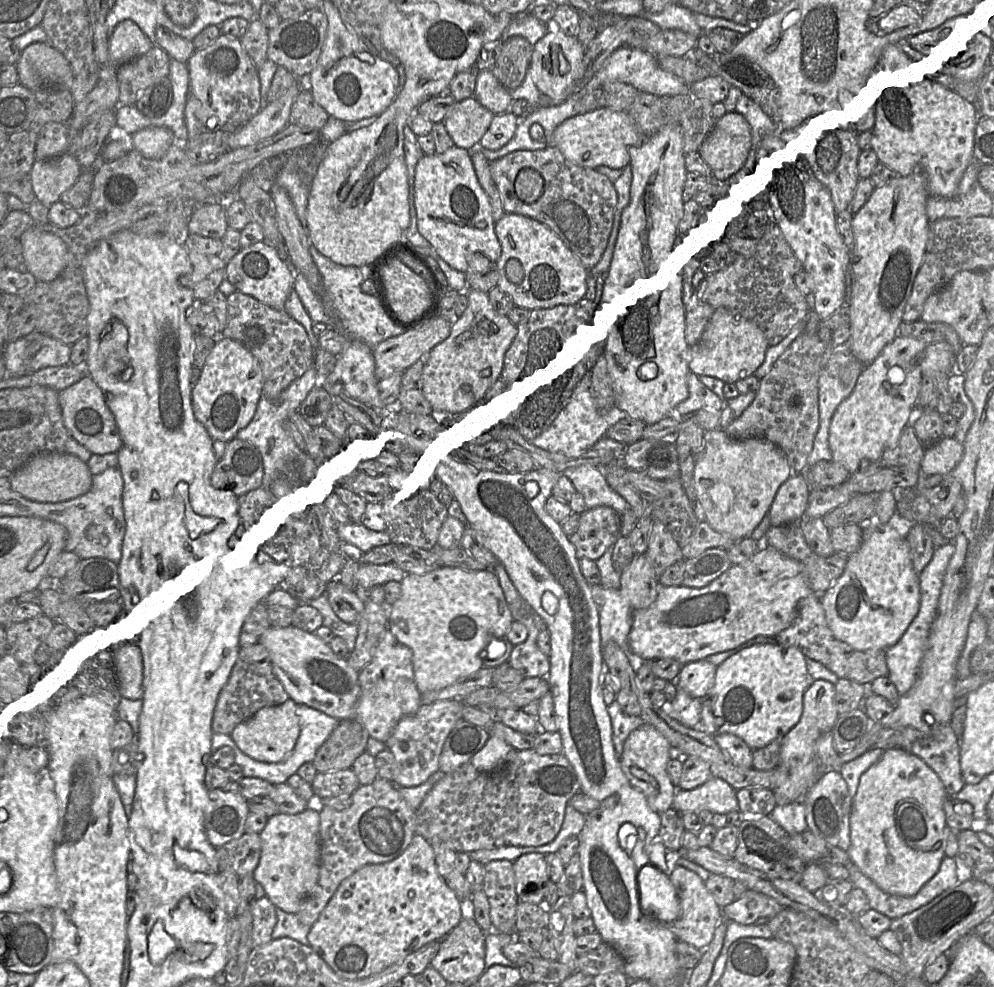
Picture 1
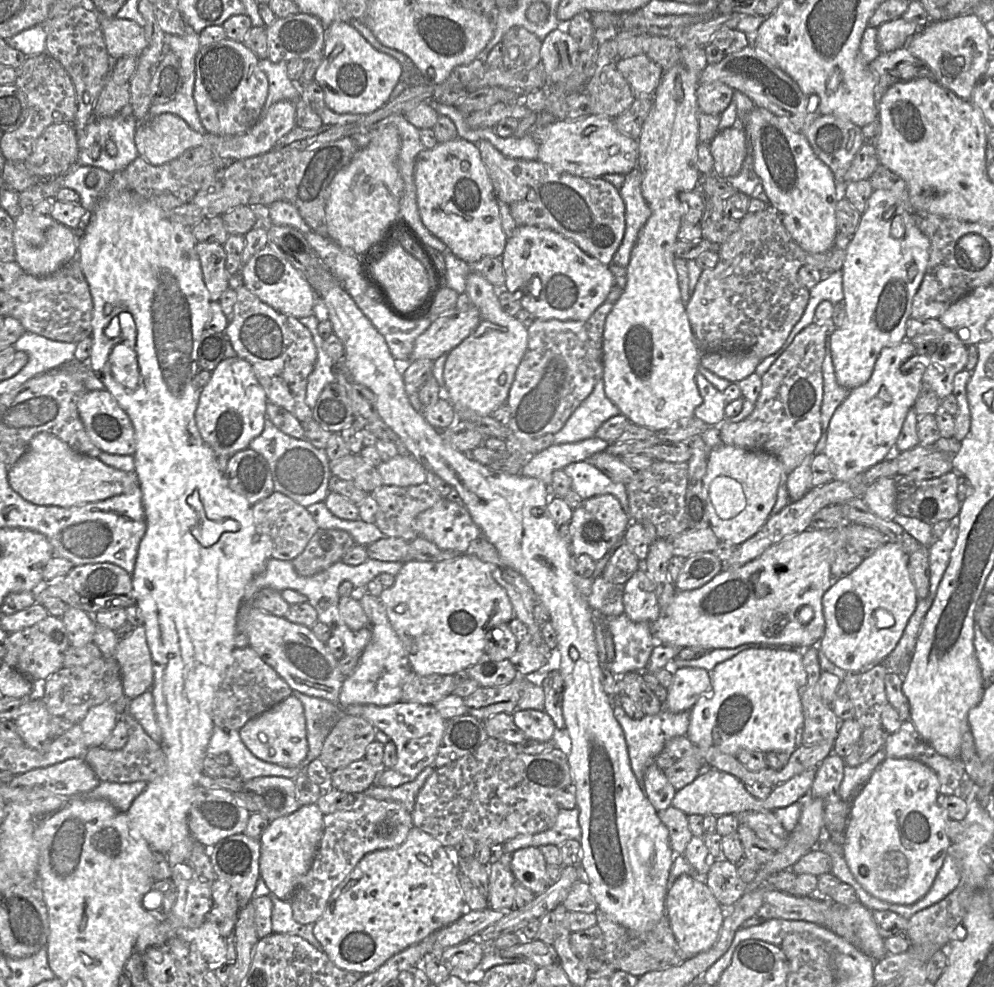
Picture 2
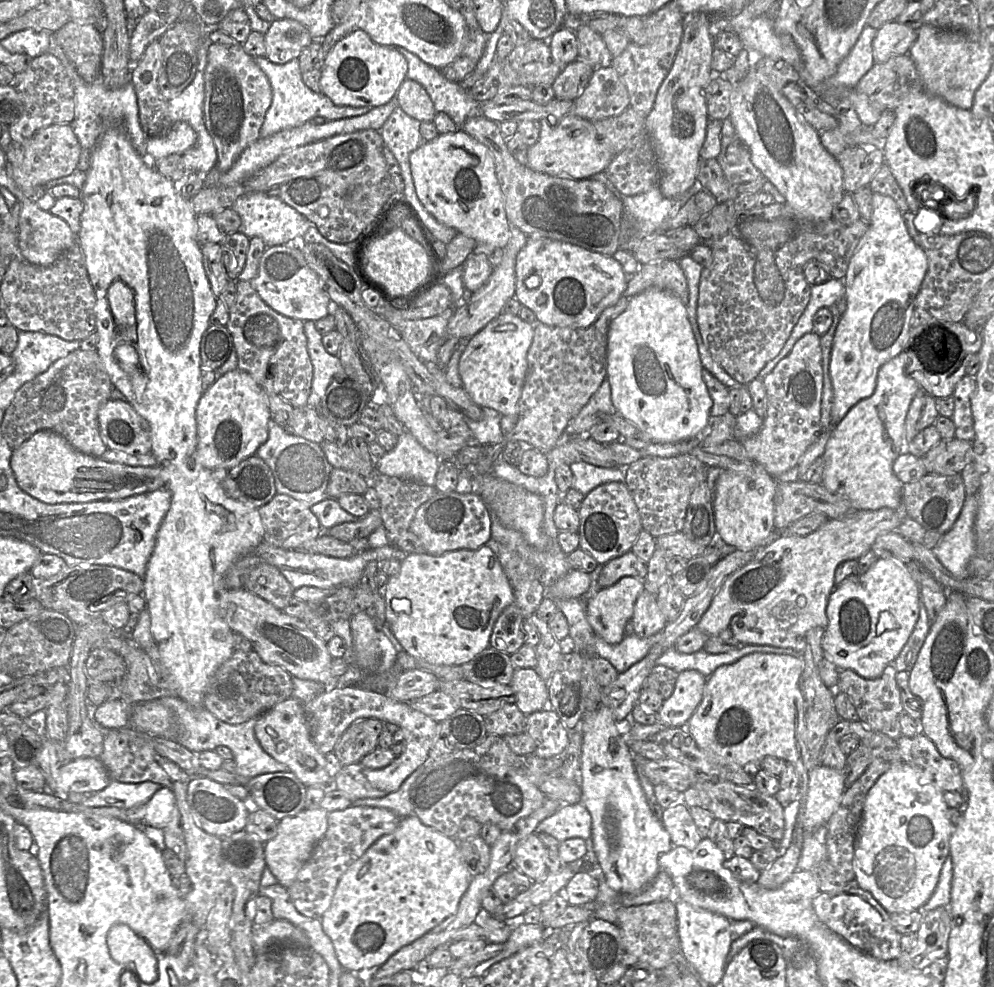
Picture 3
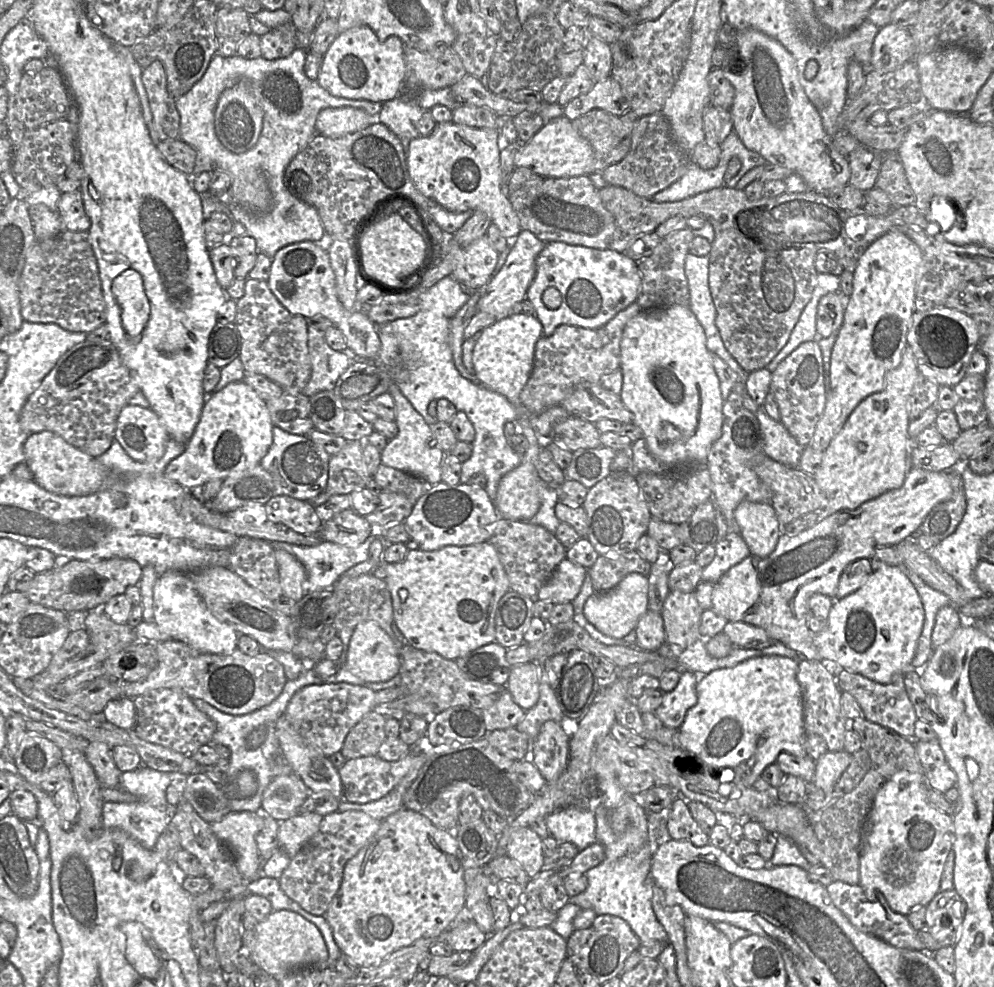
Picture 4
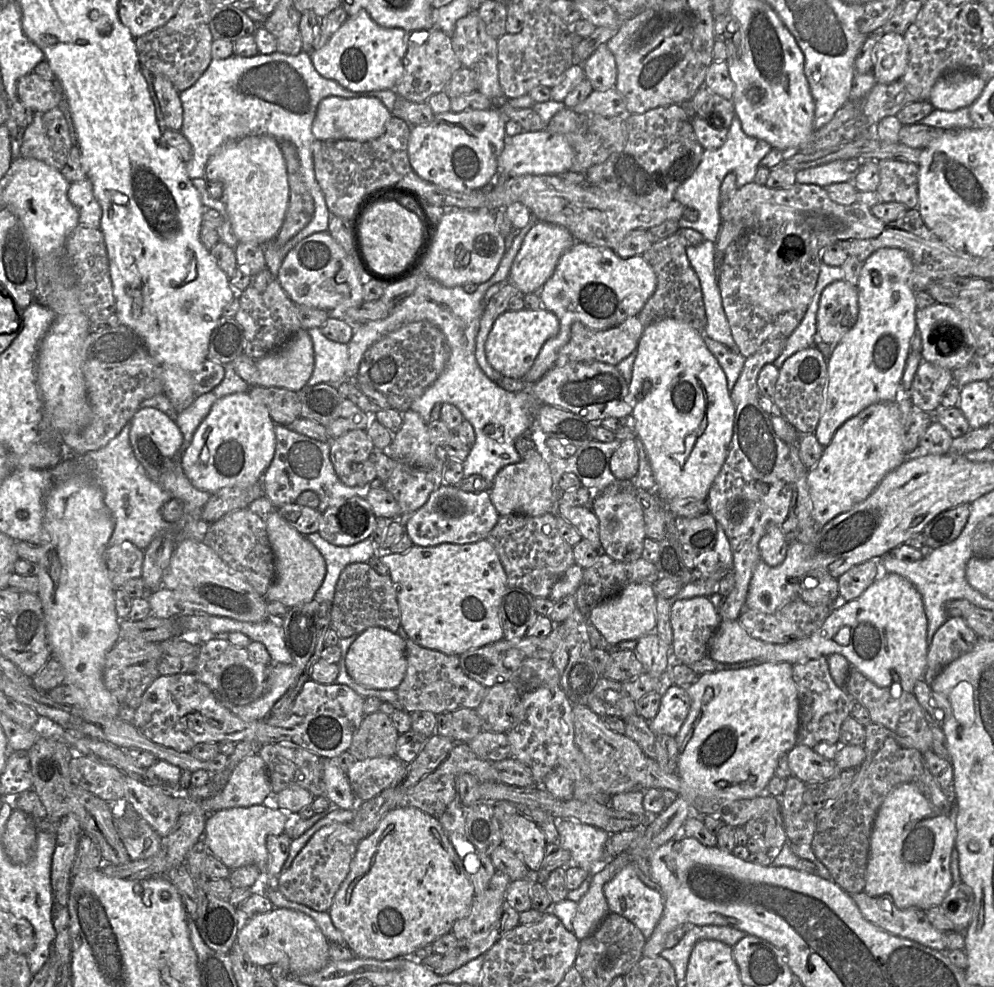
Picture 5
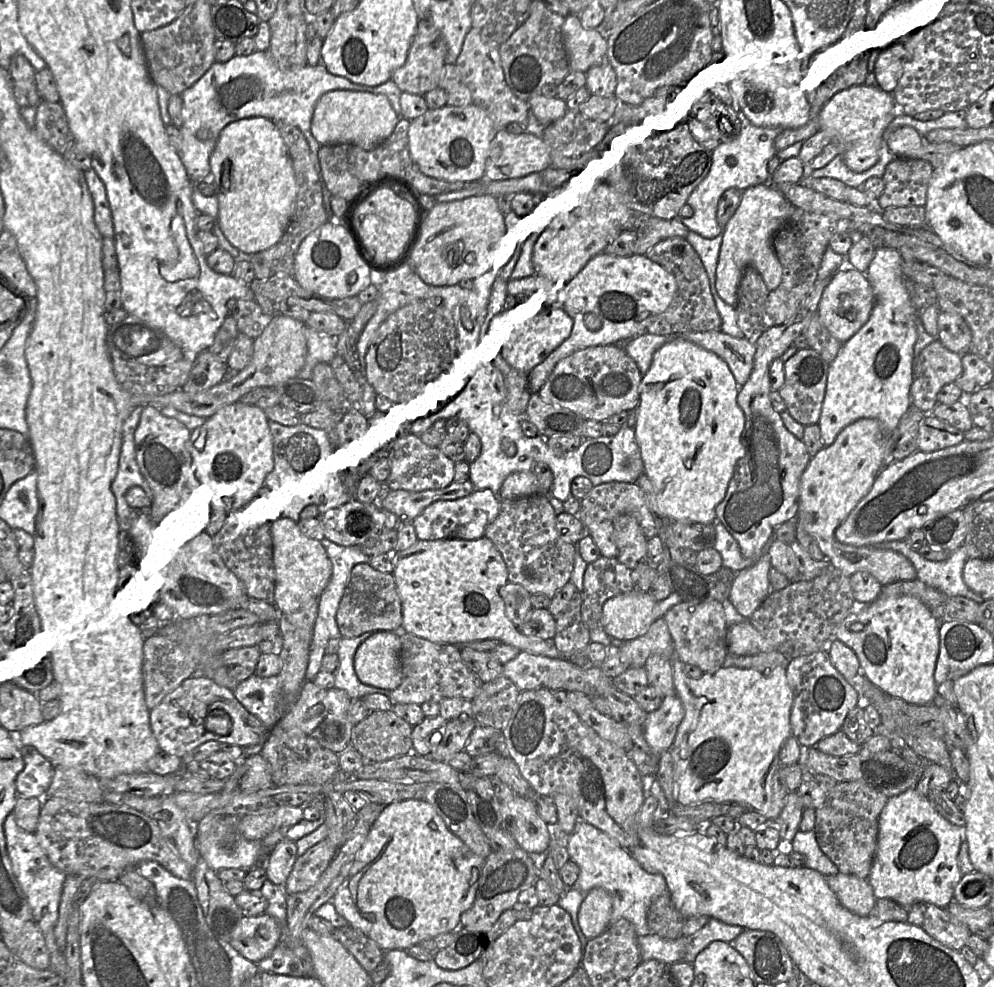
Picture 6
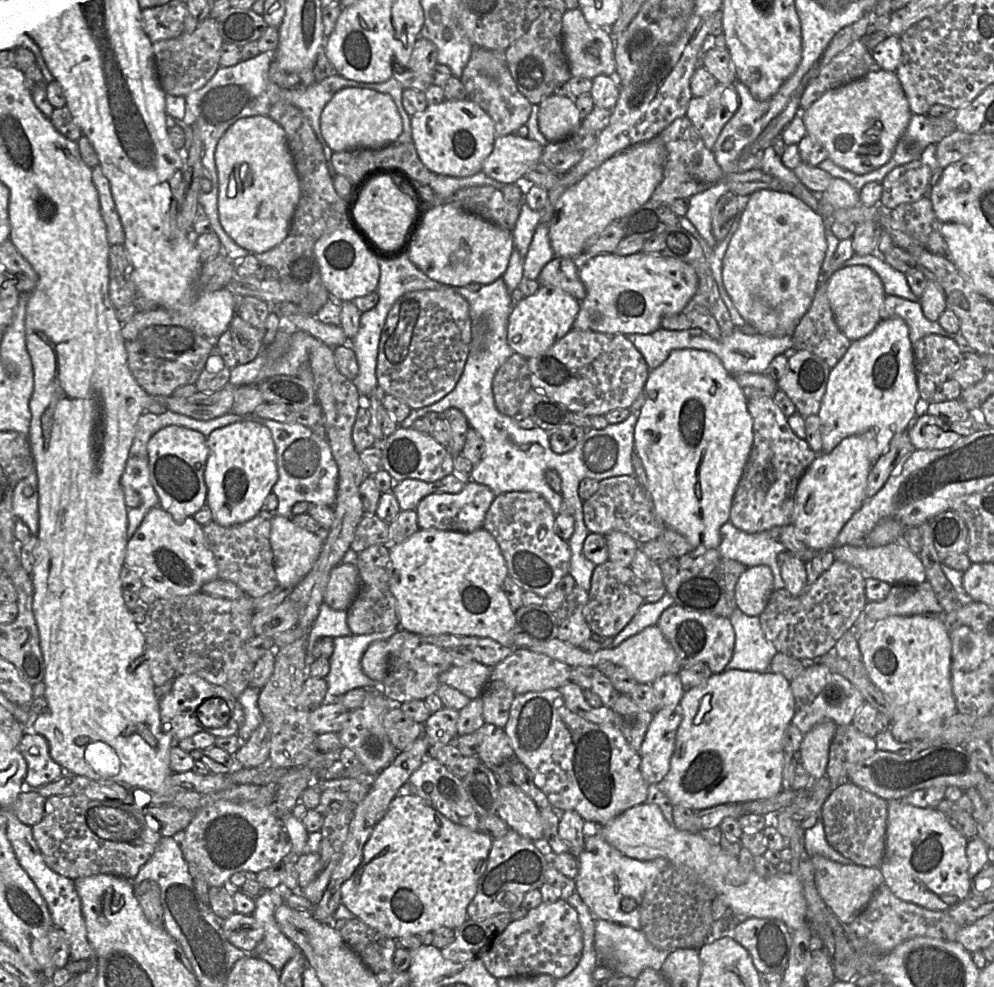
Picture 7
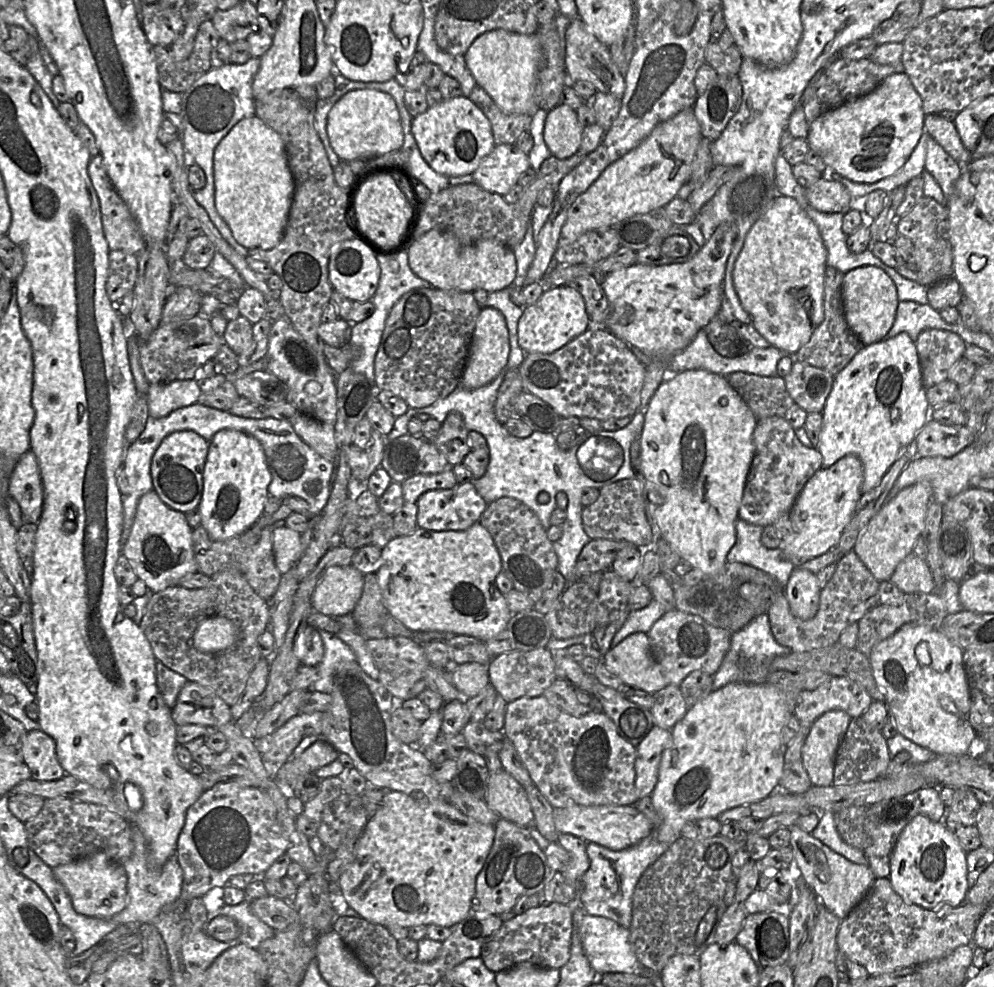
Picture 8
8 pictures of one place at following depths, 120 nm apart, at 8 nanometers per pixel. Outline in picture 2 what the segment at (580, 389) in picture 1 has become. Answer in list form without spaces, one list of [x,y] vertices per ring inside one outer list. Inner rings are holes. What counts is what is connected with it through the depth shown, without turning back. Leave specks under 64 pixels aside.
[[[600,379],[590,395],[555,434],[554,444],[579,442],[595,437],[604,422],[620,413],[620,409],[606,396],[604,382]]]

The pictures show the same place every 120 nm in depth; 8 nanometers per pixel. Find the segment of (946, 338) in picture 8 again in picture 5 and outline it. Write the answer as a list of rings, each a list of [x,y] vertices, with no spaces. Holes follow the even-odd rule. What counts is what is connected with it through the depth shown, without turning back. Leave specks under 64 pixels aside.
[[[922,360],[910,388],[913,405],[935,415],[941,409],[943,393],[953,382],[951,370]]]

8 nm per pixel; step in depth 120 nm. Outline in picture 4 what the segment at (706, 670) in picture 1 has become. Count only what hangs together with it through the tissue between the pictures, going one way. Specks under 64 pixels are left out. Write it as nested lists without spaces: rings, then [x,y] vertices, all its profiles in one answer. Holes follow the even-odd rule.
[[[681,671],[676,688],[663,693],[663,701],[655,714],[664,726],[672,729],[681,727],[688,711],[697,703],[696,686],[698,680],[699,675],[691,671]]]

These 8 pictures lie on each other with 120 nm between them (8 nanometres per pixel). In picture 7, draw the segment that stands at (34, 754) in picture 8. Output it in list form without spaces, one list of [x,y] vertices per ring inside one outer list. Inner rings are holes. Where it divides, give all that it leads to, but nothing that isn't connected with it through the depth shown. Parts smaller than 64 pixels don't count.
[[[22,725],[24,736],[17,748],[27,763],[24,784],[25,788],[38,789],[59,779],[62,776],[62,767],[50,756],[45,737]]]

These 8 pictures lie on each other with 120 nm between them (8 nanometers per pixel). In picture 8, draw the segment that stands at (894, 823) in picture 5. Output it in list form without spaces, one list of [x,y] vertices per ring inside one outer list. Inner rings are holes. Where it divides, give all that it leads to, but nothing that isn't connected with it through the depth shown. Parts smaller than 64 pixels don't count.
[[[921,814],[901,831],[891,854],[890,867],[889,878],[894,890],[906,902],[928,909],[958,906],[970,889],[967,852],[943,822],[934,822]]]

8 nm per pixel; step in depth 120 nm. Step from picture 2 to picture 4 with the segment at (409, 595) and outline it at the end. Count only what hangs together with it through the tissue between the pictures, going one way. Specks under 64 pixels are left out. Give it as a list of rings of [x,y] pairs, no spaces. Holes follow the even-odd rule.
[[[489,542],[465,546],[448,545],[432,551],[409,550],[402,562],[382,562],[377,567],[383,567],[387,574],[386,583],[391,593],[394,623],[412,647],[456,662],[475,649],[496,642],[498,603],[510,587],[498,553]]]

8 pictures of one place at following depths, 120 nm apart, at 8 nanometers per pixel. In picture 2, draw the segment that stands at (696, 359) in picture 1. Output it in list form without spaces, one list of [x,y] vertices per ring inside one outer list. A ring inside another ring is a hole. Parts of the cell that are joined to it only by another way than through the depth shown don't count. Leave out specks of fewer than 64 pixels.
[[[751,350],[709,352],[702,354],[700,365],[730,382],[739,382],[755,372],[760,363]]]

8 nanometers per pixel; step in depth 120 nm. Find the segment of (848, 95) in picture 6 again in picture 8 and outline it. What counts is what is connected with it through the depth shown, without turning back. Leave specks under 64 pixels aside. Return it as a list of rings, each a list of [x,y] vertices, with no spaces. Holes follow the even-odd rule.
[[[905,72],[886,77],[872,92],[829,110],[809,124],[807,141],[828,167],[857,183],[875,182],[896,173],[906,163],[924,132],[922,100]]]

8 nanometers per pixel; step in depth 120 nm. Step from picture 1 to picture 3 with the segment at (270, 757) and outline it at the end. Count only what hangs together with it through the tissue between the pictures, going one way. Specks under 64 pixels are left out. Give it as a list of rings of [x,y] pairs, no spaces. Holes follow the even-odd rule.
[[[295,697],[276,704],[268,712],[258,717],[255,736],[263,748],[277,762],[287,766],[306,787],[330,788],[332,779],[325,769],[325,755],[320,753],[311,739],[304,705]]]

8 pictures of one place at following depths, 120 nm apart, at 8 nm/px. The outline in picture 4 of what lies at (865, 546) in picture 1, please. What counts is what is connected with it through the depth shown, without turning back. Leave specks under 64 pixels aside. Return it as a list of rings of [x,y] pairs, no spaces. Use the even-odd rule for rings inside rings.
[[[885,566],[870,575],[867,582],[848,596],[835,599],[830,609],[827,627],[813,636],[822,661],[835,669],[858,673],[879,684],[887,684],[895,674],[914,671],[911,665],[925,620],[922,600],[904,568]]]

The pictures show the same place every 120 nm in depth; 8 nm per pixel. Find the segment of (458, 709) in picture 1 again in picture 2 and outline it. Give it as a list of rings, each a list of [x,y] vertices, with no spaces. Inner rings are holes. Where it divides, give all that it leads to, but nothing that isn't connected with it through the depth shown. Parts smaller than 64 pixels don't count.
[[[399,701],[387,706],[374,704],[353,705],[346,708],[343,714],[360,716],[371,723],[377,730],[385,733],[397,748],[397,762],[392,768],[383,769],[375,784],[383,787],[397,787],[413,781],[422,770],[431,766],[437,755],[446,720],[433,705]]]

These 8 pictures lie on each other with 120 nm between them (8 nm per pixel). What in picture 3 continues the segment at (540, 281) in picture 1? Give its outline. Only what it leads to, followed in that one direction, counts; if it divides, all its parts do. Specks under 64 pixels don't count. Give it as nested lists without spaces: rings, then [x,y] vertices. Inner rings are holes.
[[[528,237],[525,246],[519,251],[515,263],[515,298],[535,312],[537,320],[544,325],[571,328],[586,328],[592,325],[607,307],[616,304],[627,288],[628,280],[621,264],[613,256],[606,256],[583,247],[550,238]],[[531,274],[541,278],[540,285],[528,289],[525,280]],[[546,295],[547,301],[538,304],[538,297]]]

